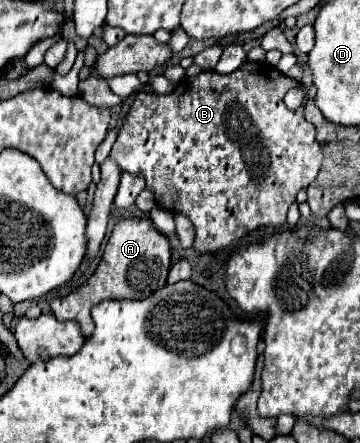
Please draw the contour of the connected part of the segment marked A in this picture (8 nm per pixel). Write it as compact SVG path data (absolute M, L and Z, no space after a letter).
M138 218L120 220L108 238L104 256L96 272L78 290L70 292L64 298L52 300L52 312L60 322L68 322L68 320L78 322L82 336L88 338L94 330L94 324L90 318L92 306L96 306L102 300L148 298L152 292L156 292L166 284L168 268L170 268L170 244L166 236L160 234L150 220L138 220Z

